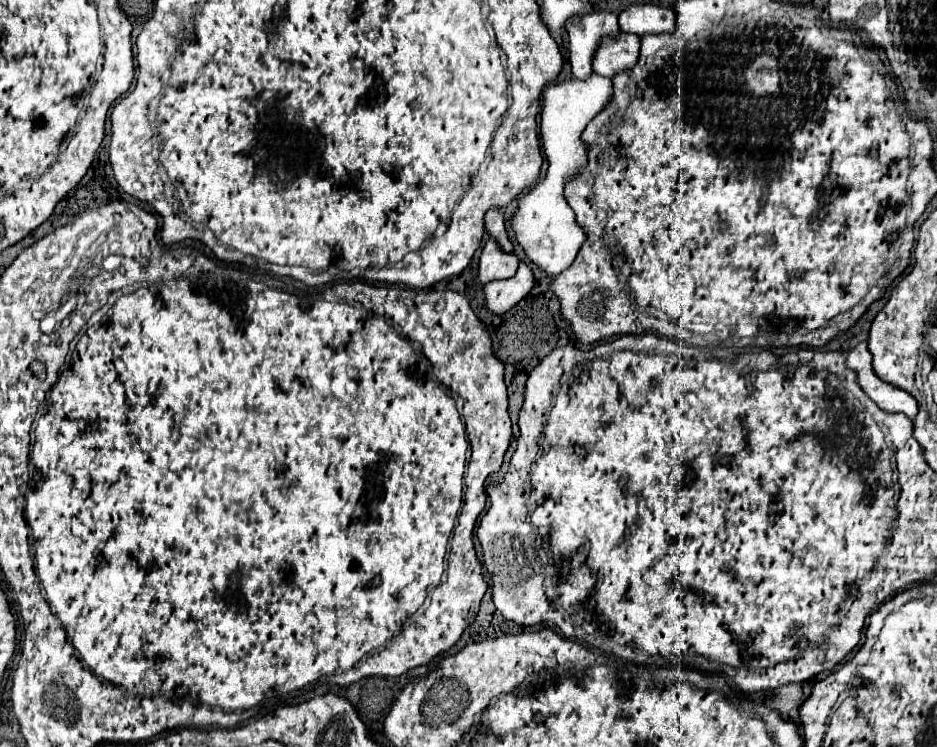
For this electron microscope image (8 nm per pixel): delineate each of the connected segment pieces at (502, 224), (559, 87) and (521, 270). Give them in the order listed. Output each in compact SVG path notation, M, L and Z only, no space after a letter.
M494 208L490 212L486 212L486 232L498 240L500 248L504 252L512 252L514 250L514 242L508 236L506 230L506 214L504 208Z
M592 74L588 80L566 80L546 88L540 134L544 152L548 156L546 178L536 184L518 202L518 212L512 218L512 228L518 244L526 250L528 258L538 264L548 276L558 276L574 260L582 244L586 242L586 230L574 220L574 212L568 208L564 188L580 170L588 164L590 144L582 140L582 132L588 122L600 114L612 100L614 86L610 78Z
M520 262L516 274L508 280L494 280L484 286L486 290L486 306L494 314L508 312L514 304L518 304L534 286L534 274L526 262Z

